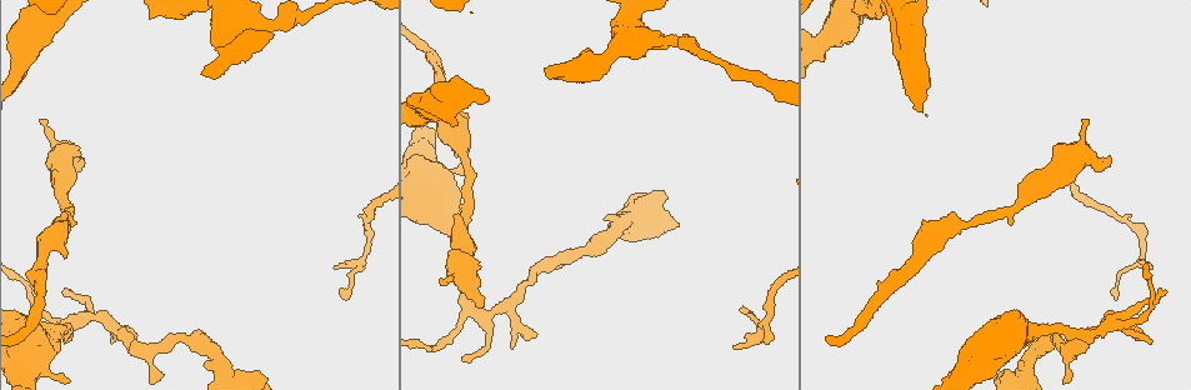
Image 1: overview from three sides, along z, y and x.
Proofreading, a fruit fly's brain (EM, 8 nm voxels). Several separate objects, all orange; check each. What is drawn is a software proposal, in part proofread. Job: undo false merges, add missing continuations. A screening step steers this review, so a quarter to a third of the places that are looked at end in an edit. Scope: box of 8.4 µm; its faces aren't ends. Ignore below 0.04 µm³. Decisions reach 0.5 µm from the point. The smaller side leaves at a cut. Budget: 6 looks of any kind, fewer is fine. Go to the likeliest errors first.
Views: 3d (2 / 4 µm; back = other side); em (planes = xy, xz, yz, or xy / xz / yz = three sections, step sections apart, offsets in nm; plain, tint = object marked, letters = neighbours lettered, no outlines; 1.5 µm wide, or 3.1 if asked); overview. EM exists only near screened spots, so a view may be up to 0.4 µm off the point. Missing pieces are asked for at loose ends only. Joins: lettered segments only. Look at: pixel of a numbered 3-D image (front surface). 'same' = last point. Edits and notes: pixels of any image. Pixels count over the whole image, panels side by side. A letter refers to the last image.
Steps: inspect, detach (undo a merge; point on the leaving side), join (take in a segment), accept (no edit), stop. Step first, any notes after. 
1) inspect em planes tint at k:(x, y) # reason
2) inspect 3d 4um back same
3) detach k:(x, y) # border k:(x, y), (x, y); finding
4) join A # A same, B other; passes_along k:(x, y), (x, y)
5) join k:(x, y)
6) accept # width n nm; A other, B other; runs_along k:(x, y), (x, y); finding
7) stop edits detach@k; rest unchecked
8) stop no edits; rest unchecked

inspect 3d 4um at 1:(463, 359) # tapers out

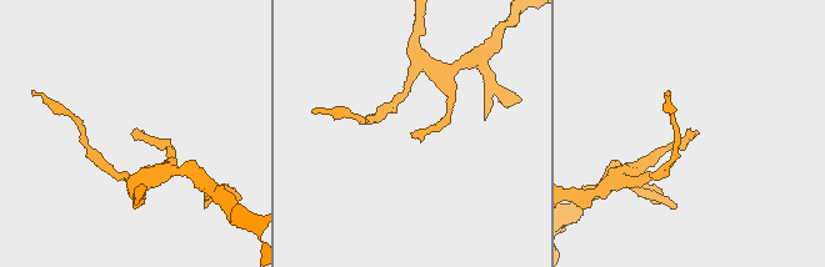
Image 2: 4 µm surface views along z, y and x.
inspect em 3.1um planes tint at 2:(133, 134)

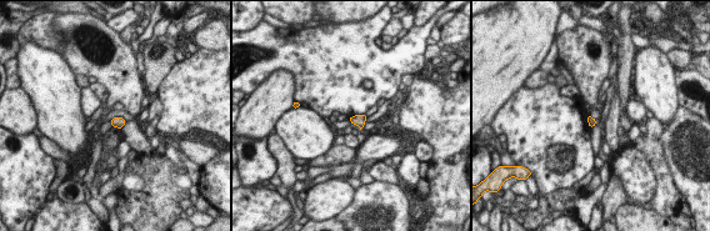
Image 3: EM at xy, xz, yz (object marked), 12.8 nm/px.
inspect em 3.1um planes letters same # what lies round it

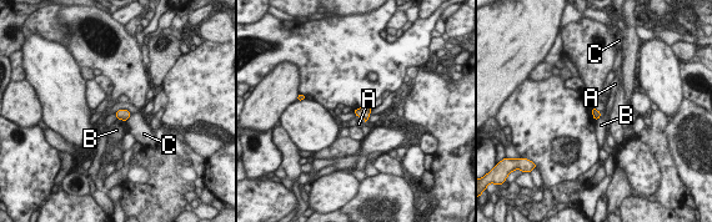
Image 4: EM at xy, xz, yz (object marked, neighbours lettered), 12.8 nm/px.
accept # A other, B other, C other; border 4:(601, 116), (595, 121); no lettered segment goes on from it

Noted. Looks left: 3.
inspect em planes letters at 1:(260, 373) # stops while still wide

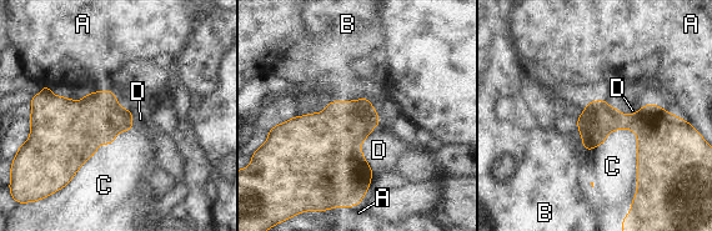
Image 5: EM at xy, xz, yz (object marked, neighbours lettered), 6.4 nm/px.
accept # A other, B other, C other, D other; border 5:(113, 90), (96, 90), (86, 94); none of them fits

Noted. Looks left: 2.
inspect em xy step 4 letters at 1:(443, 284) # thin end

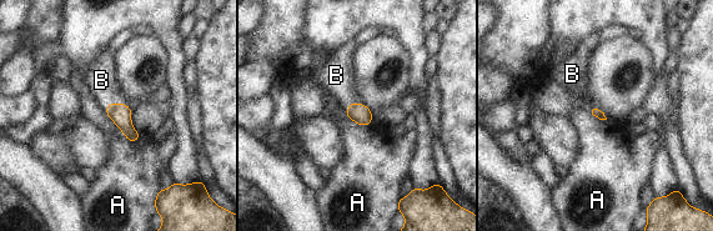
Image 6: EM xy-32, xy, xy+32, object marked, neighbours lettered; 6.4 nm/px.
join B # A other, B same; it goes on there

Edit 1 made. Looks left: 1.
stop edits join@6; rest unchecked

